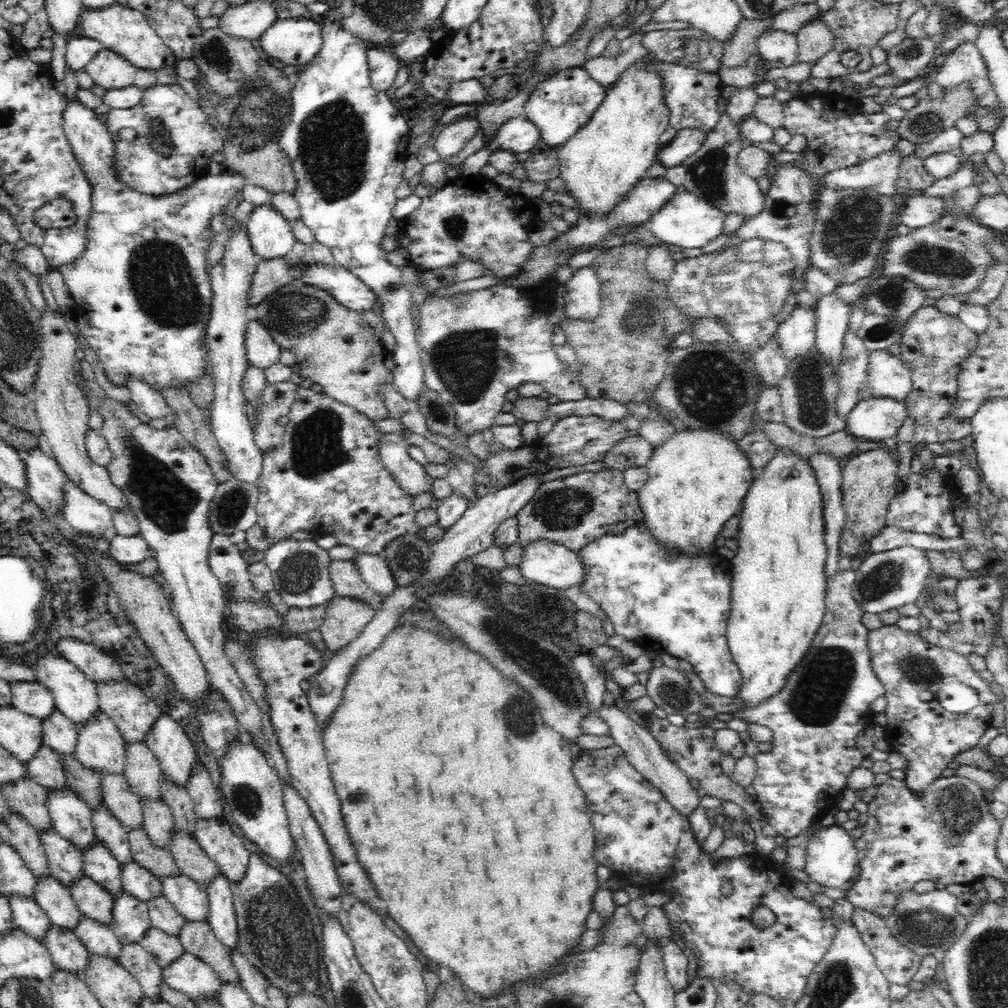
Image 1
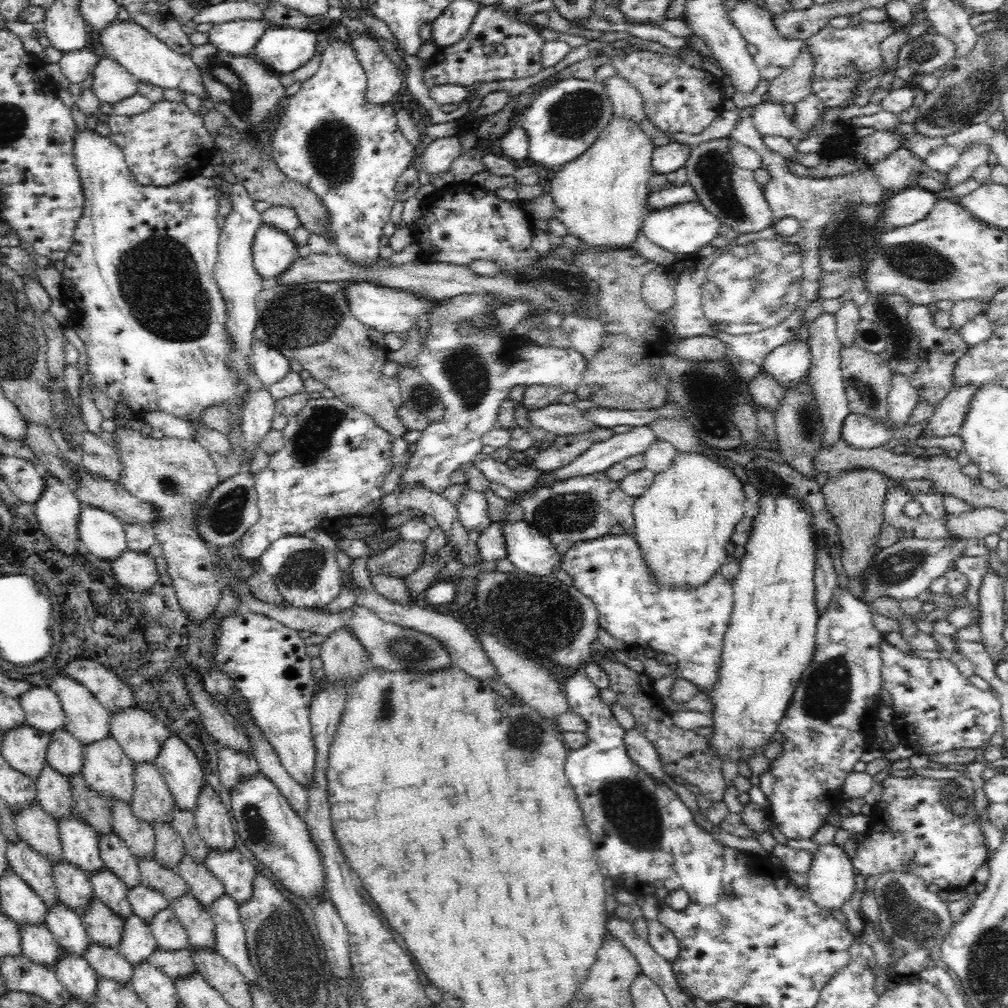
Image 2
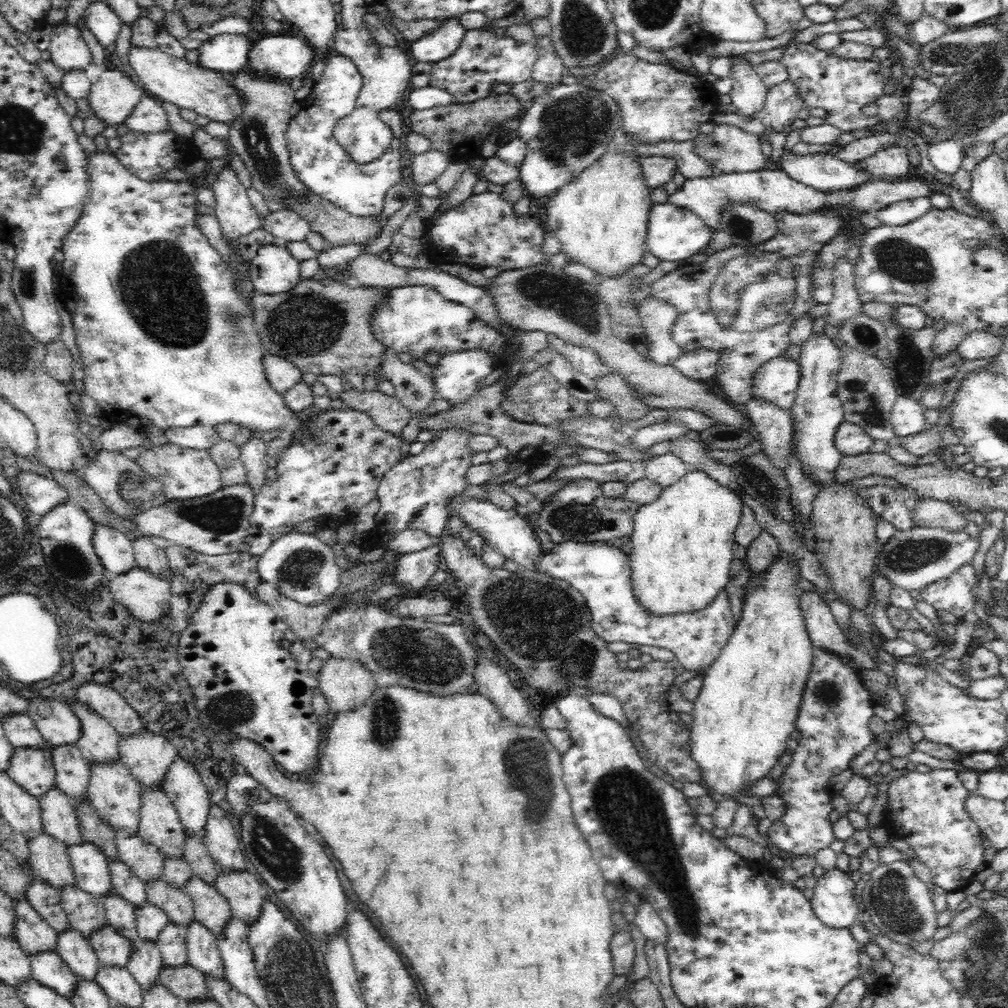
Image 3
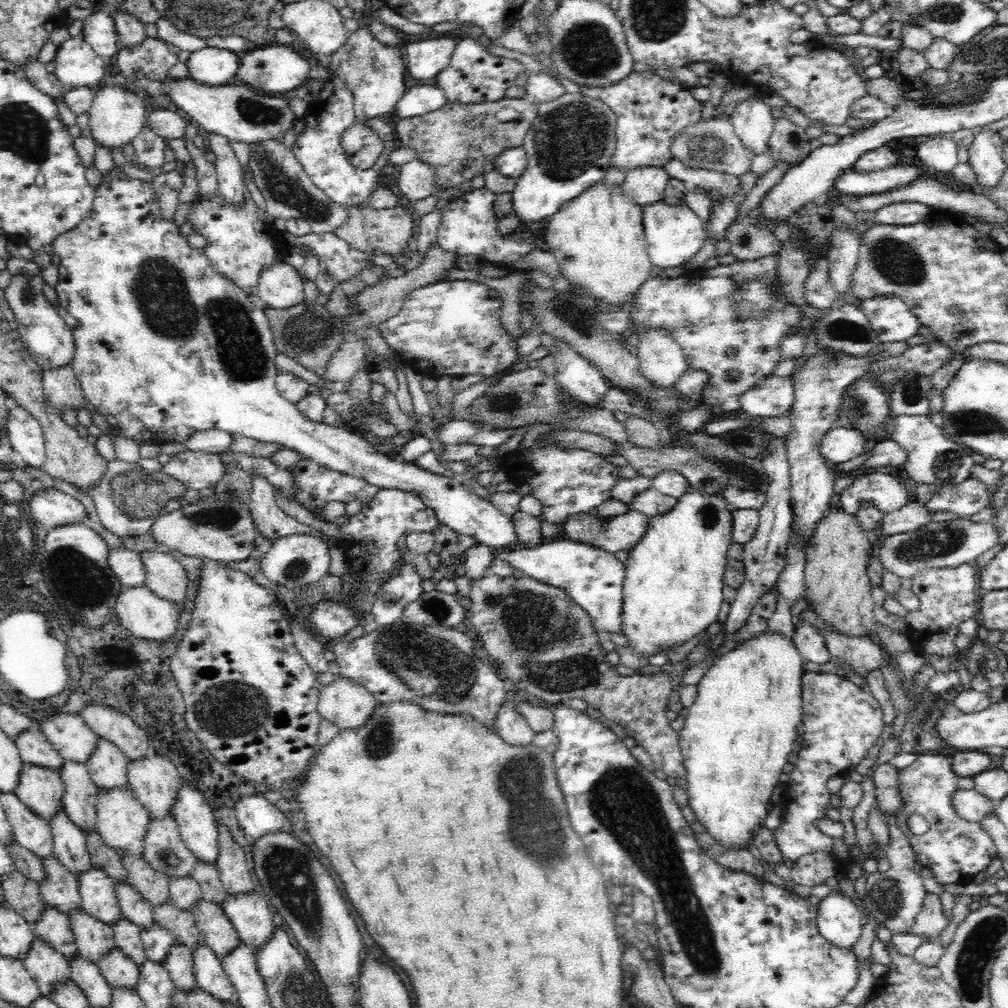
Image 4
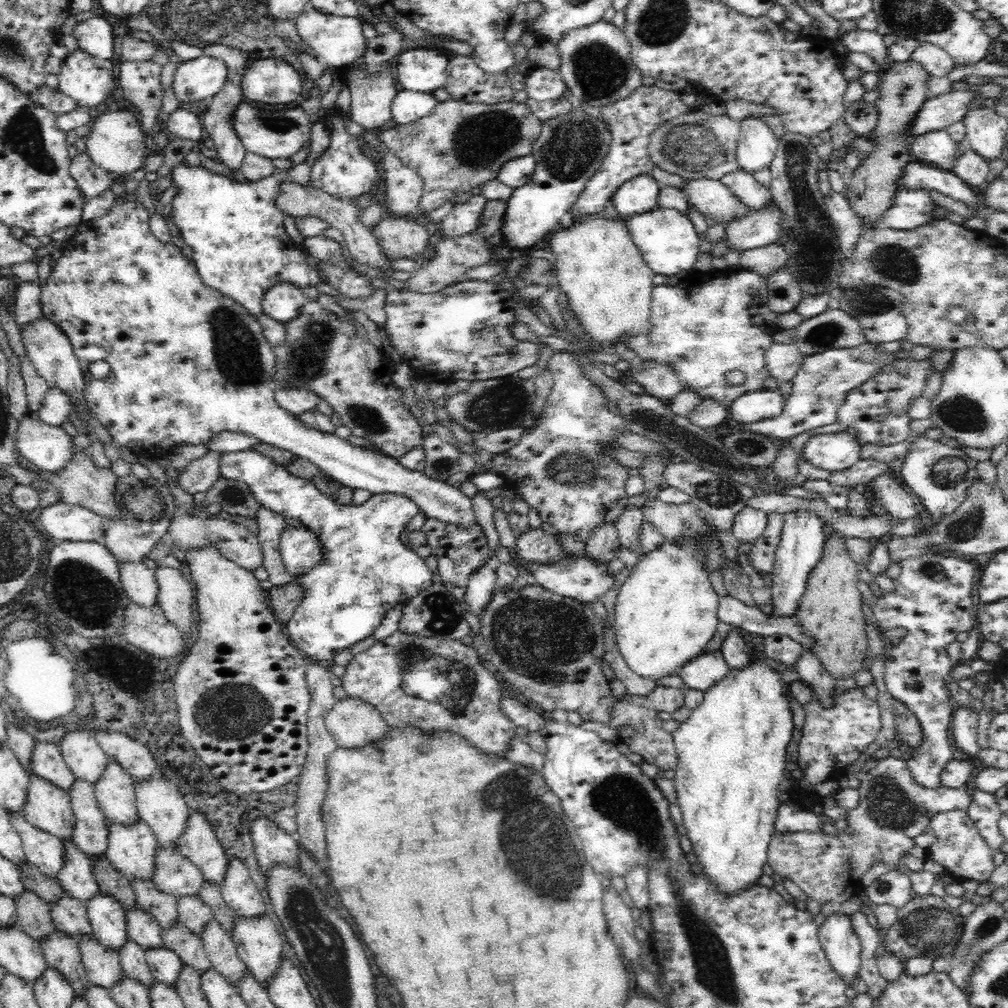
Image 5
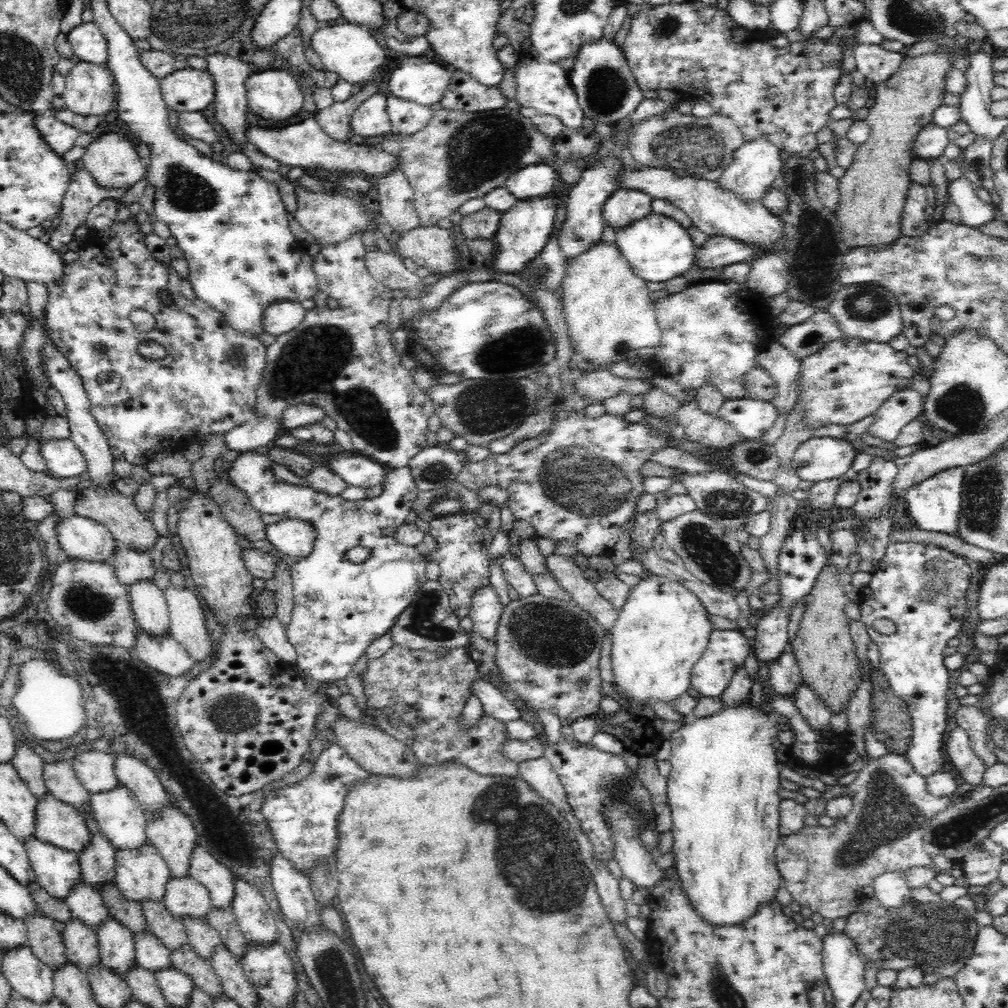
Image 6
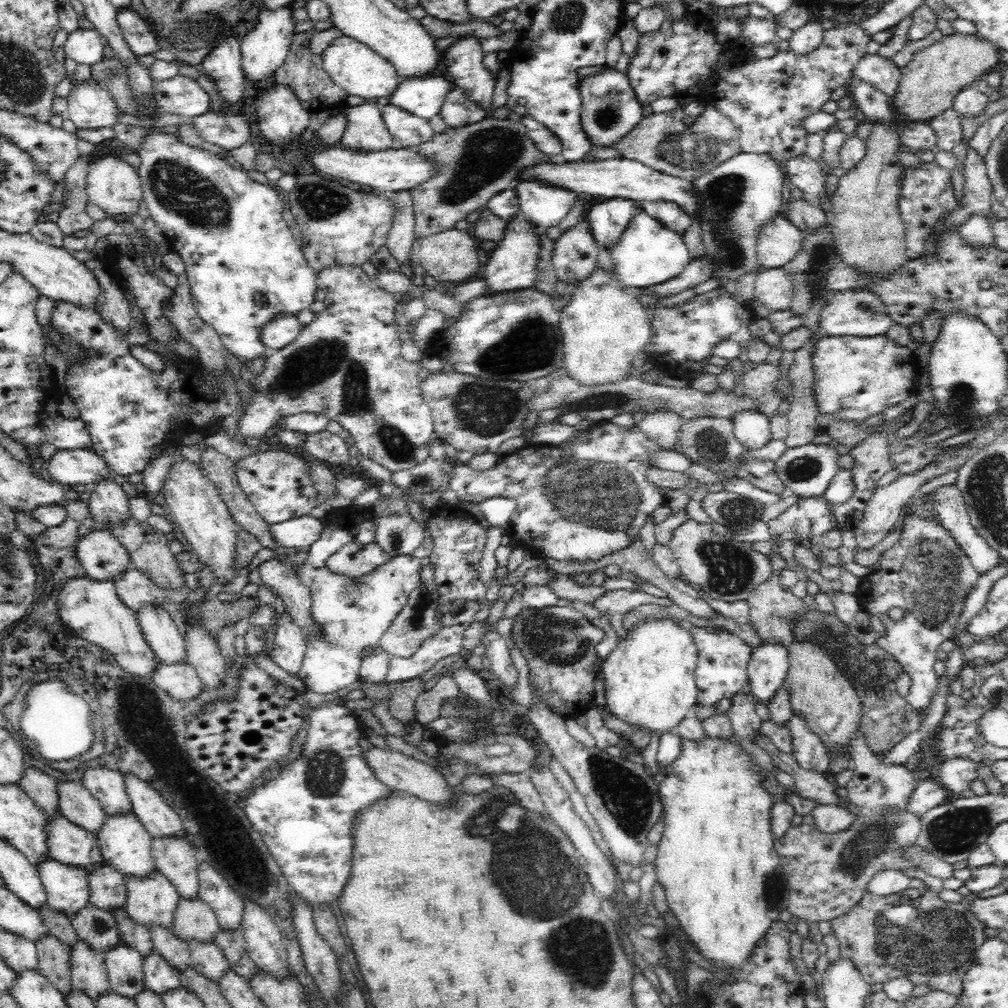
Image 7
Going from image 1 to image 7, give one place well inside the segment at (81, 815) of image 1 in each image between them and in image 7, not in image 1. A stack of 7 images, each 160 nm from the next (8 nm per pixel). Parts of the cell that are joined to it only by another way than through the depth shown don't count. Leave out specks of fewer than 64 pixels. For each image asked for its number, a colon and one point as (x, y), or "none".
2: (80, 843)
3: (90, 866)
4: (99, 899)
5: (107, 917)
6: (117, 952)
7: (124, 966)

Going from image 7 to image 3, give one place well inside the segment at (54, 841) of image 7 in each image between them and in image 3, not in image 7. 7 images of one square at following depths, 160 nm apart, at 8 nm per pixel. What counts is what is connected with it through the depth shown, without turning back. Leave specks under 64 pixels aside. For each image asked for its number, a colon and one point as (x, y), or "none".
3: (32, 769)
4: (41, 789)
5: (47, 807)
6: (57, 822)

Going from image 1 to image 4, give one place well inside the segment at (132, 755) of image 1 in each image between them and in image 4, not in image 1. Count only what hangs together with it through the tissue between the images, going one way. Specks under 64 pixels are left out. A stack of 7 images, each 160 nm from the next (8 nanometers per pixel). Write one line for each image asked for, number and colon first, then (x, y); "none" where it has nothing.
2: (152, 801)
3: (160, 825)
4: (164, 849)

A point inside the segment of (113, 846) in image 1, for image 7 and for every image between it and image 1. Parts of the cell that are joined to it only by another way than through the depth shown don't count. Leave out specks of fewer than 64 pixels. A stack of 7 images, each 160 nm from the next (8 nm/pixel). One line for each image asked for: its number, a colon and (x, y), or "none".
2: (117, 857)
3: (131, 888)
4: (137, 909)
5: (142, 928)
6: (150, 952)
7: (160, 976)

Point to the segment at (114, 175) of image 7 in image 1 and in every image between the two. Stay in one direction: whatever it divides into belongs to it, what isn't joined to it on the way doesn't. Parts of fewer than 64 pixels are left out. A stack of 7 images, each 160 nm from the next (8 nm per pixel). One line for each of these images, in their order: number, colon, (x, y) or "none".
1: (108, 69)
2: (112, 83)
3: (112, 98)
4: (116, 117)
5: (116, 143)
6: (112, 159)

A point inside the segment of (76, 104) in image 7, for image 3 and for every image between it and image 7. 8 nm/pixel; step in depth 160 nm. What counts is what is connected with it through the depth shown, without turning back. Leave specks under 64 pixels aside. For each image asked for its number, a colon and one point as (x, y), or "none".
3: (68, 49)
4: (76, 64)
5: (89, 81)
6: (89, 91)

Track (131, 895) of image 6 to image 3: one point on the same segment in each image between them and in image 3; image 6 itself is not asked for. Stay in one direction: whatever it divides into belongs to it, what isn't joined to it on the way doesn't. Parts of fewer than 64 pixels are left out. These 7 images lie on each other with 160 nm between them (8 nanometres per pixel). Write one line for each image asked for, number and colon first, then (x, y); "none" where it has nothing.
3: (112, 790)
4: (121, 820)
5: (131, 850)

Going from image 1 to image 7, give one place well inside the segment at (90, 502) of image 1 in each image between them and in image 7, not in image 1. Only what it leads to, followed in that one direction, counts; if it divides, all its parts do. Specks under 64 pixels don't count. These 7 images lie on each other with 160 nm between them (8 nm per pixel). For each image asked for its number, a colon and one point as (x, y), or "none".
2: (102, 533)
3: (115, 550)
4: (126, 564)
5: (139, 582)
6: (148, 603)
7: (161, 633)

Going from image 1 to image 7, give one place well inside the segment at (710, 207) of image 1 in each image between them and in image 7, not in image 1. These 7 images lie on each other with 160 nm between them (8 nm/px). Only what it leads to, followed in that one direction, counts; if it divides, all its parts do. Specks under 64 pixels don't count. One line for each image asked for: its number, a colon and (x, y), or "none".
2: (685, 228)
3: (674, 233)
4: (674, 234)
5: (668, 243)
6: (658, 248)
7: (648, 253)

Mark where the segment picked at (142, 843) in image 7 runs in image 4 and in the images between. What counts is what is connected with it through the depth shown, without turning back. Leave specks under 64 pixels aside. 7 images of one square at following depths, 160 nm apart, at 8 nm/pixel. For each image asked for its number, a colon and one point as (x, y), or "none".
4: (107, 766)
5: (115, 790)
6: (118, 818)

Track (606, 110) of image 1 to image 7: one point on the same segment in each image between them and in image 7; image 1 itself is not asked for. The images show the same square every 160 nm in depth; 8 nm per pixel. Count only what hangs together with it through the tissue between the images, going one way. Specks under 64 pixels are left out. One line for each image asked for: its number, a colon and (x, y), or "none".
2: (601, 197)
3: (600, 217)
4: (598, 239)
5: (598, 266)
6: (608, 309)
7: (604, 326)

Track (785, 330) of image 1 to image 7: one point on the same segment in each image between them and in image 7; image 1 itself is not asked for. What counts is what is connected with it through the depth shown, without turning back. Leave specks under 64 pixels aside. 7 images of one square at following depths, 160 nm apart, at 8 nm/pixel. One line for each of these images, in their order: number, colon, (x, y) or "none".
2: (788, 363)
3: (776, 382)
4: (774, 395)
5: (752, 407)
6: (751, 418)
7: (751, 428)

